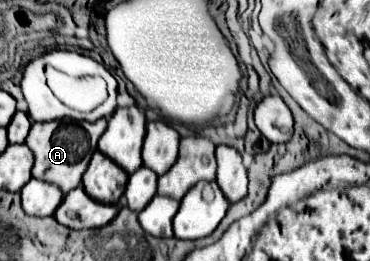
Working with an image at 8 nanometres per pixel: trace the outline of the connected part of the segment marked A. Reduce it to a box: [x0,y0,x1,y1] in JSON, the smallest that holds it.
[26,121,94,193]

